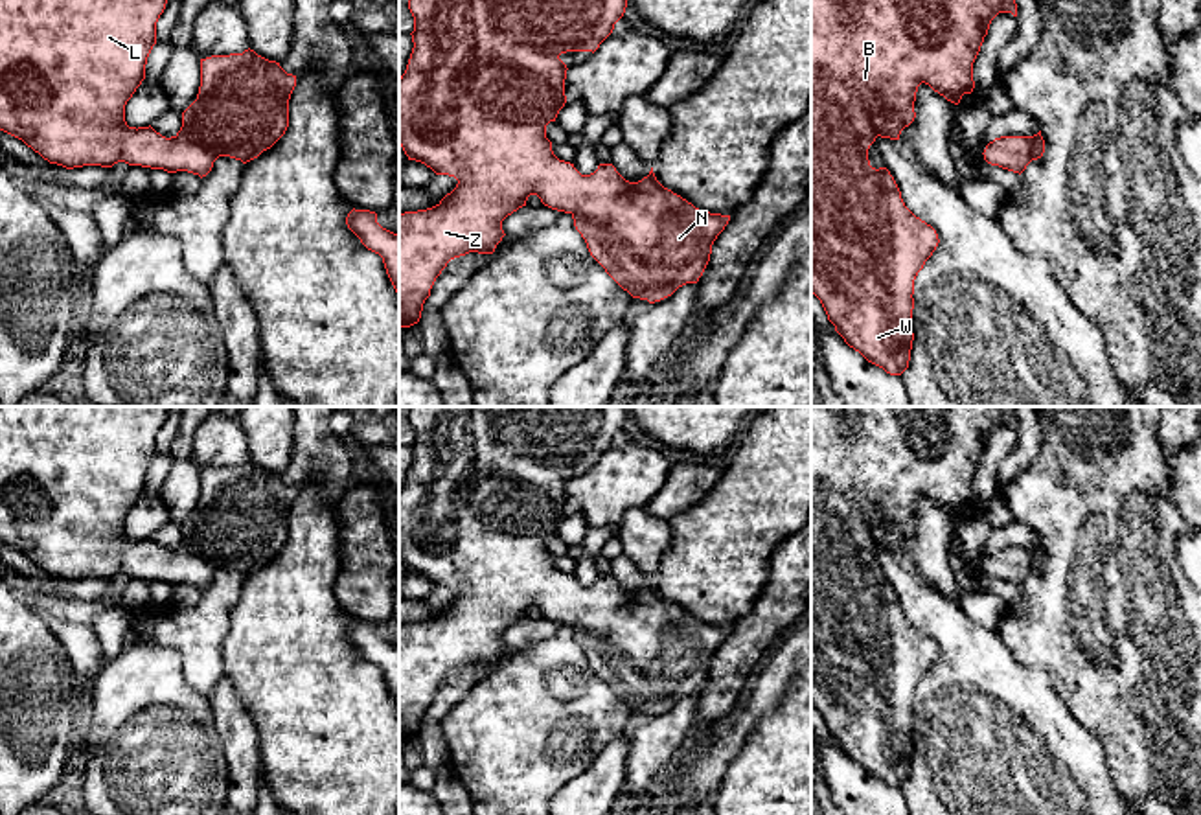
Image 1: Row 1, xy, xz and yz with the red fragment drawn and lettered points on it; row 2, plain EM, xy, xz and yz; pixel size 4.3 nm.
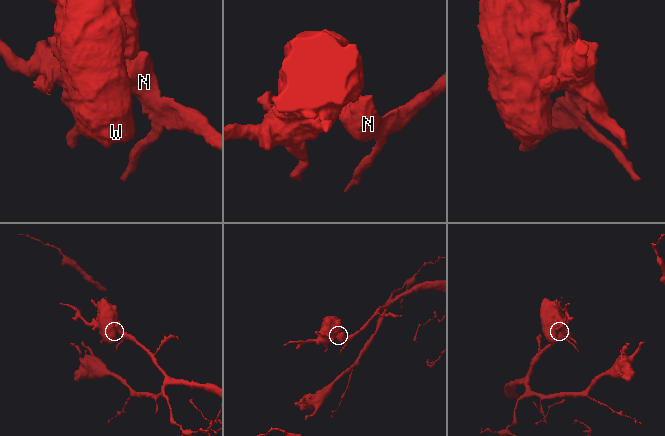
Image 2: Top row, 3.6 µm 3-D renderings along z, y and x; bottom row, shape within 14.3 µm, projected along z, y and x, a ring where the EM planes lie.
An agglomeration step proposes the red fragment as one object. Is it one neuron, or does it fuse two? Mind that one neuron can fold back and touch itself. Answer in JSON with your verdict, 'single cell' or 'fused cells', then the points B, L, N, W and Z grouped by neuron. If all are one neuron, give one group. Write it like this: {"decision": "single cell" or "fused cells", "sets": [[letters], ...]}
{"decision": "single cell", "sets": [["B", "L", "N", "W", "Z"]]}

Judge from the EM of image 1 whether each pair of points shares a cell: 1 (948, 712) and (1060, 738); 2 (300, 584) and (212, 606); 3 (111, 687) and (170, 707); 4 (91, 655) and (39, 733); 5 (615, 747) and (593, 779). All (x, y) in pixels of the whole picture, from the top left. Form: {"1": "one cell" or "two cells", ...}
{"1": "one cell", "2": "two cells", "3": "one cell", "4": "two cells", "5": "one cell"}

